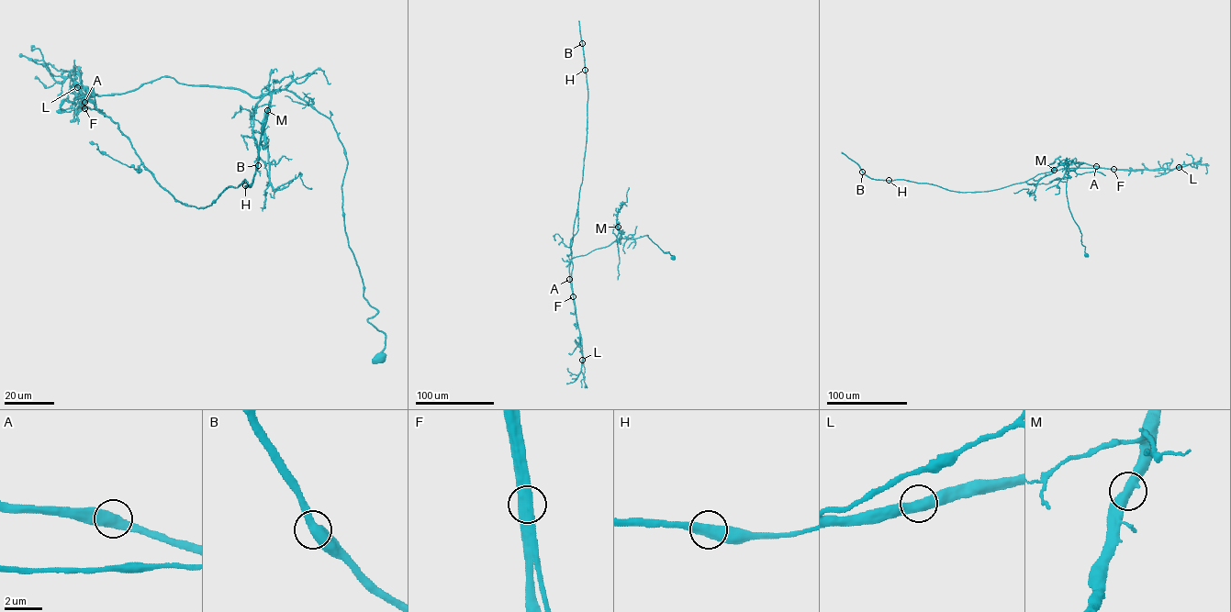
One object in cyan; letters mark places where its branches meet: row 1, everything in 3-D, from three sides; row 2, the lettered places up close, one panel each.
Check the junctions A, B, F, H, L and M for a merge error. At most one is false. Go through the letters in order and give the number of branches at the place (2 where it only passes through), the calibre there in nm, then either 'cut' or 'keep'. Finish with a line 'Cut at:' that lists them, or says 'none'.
A: 2 branches meet; 500 nm thick; keep
B: 2 branches meet; 500 nm thick; keep
F: 2 branches meet; 500 nm thick; cut
H: 2 branches meet; 500 nm thick; keep
L: 2 branches meet; 480 nm thick; keep
M: 2 branches meet; 480 nm thick; keep
Cut at: F

